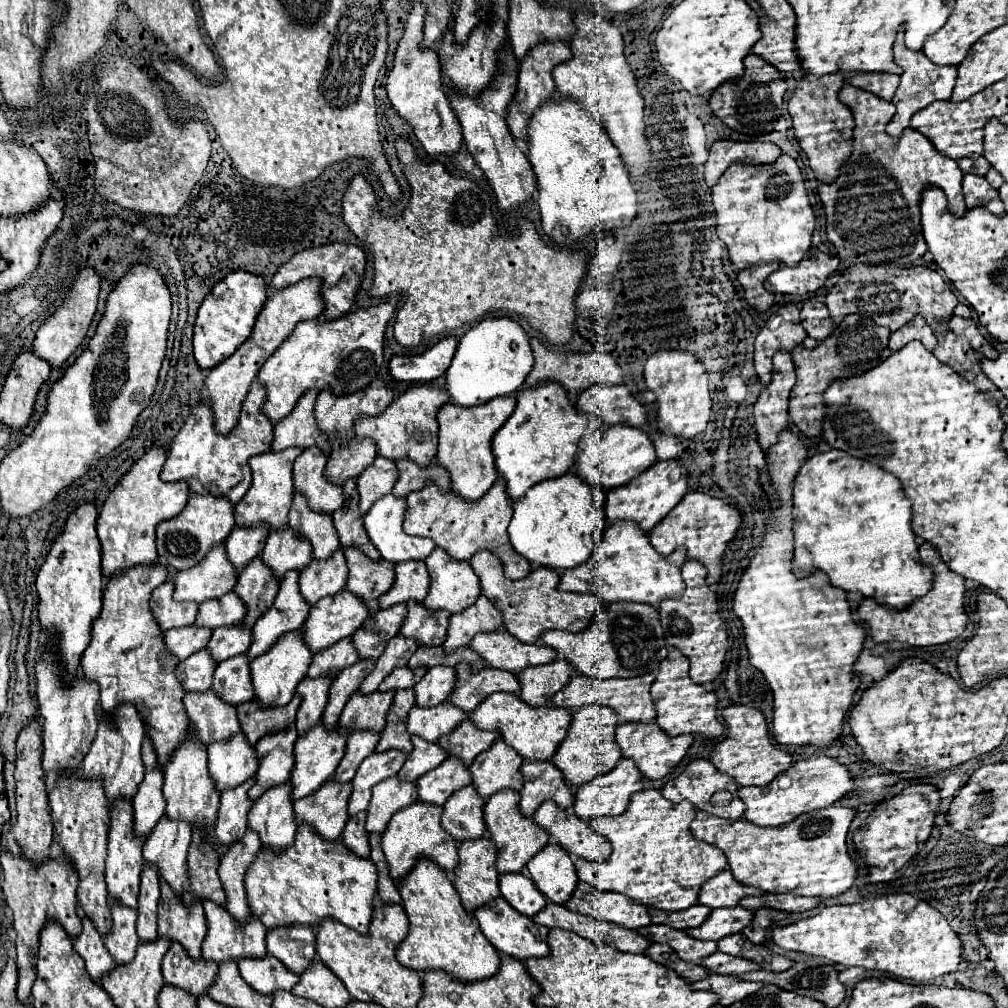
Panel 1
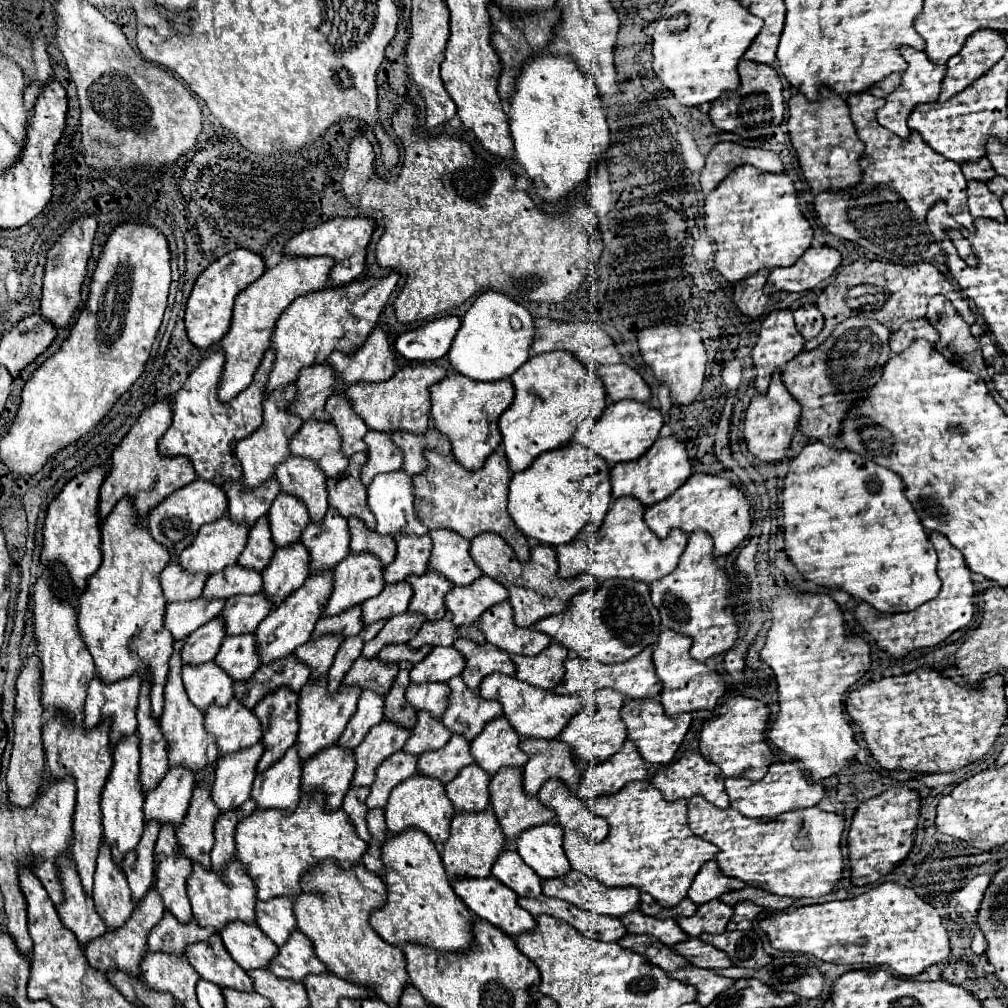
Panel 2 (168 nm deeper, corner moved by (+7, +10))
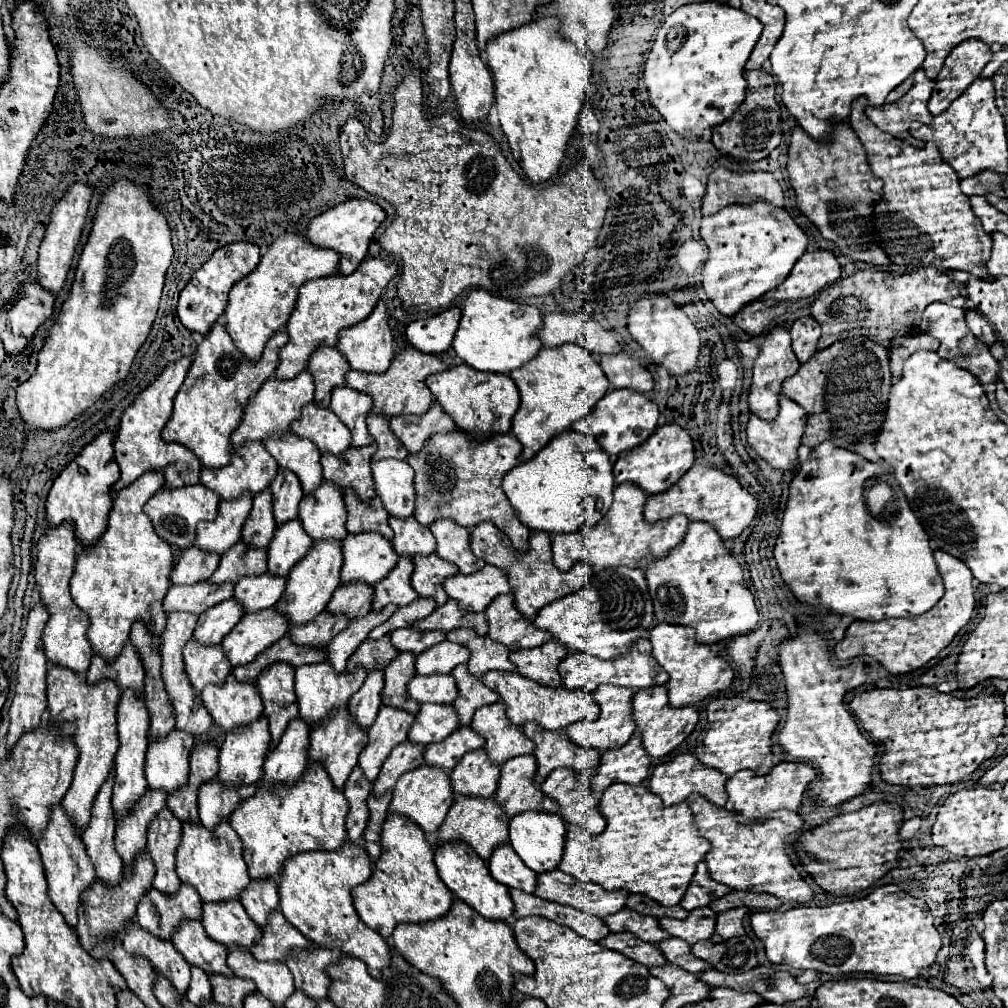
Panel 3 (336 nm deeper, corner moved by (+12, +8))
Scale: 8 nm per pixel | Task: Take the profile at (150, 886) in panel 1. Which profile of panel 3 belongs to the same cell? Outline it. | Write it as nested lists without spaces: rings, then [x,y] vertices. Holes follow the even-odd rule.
[[[146,790],[126,816],[116,820],[116,852],[124,860],[124,874],[130,876],[134,856],[146,848],[146,828],[150,820],[166,806],[166,792]]]

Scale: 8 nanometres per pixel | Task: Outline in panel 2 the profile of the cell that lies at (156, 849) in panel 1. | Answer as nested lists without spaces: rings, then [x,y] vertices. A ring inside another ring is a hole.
[[[169,770],[167,778],[159,784],[159,790],[151,790],[151,794],[145,796],[145,822],[157,822],[161,826],[171,824],[179,828],[187,816],[193,786],[193,774],[187,774],[187,770]]]

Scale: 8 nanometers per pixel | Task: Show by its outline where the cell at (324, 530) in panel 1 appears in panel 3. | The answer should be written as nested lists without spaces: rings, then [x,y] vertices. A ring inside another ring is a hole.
[[[286,432],[278,439],[268,438],[263,443],[282,468],[290,468],[300,478],[304,494],[318,488],[322,482],[320,450],[310,440]]]

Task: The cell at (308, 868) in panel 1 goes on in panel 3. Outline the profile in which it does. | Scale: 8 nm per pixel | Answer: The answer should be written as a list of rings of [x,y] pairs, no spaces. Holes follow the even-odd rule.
[[[308,764],[302,778],[294,784],[274,784],[272,788],[258,788],[252,798],[242,800],[230,816],[232,828],[238,832],[244,844],[244,860],[248,864],[250,878],[276,878],[280,874],[282,862],[304,850],[336,850],[346,842],[346,824],[344,818],[348,814],[348,802],[344,792],[338,790],[330,776],[326,774],[322,764]]]

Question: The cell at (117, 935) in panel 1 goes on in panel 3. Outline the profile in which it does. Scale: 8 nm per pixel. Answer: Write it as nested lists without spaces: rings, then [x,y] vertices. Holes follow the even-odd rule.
[[[114,766],[110,770],[110,776],[98,790],[90,810],[90,822],[82,830],[82,840],[94,862],[96,876],[104,880],[108,886],[118,884],[120,882],[118,878],[122,878],[122,858],[114,850],[116,818],[114,810],[110,808],[112,786],[114,786]]]

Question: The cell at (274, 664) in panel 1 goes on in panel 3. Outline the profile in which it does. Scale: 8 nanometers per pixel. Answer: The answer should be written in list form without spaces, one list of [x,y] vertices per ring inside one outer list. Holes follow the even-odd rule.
[[[316,540],[310,552],[306,552],[306,556],[302,558],[302,562],[294,564],[294,568],[290,570],[286,590],[276,604],[276,608],[288,616],[290,624],[310,622],[330,602],[330,596],[340,586],[340,580],[338,580],[338,572],[342,568],[342,546],[340,544],[342,544],[340,540]]]

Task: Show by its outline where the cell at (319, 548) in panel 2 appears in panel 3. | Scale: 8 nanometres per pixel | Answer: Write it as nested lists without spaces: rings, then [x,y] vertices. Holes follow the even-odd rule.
[[[322,480],[312,494],[306,494],[298,516],[314,540],[344,540],[348,534],[344,492],[334,482]]]

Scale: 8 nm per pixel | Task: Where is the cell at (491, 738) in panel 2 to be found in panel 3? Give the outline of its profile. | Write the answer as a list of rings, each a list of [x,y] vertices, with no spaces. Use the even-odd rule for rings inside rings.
[[[502,700],[478,708],[470,726],[486,738],[486,752],[494,764],[504,764],[514,756],[532,754],[534,750],[534,742],[508,720]]]

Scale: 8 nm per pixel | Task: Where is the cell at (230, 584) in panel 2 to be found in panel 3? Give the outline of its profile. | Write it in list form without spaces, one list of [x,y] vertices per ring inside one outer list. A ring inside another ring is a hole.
[[[242,538],[220,558],[216,572],[212,574],[210,582],[224,584],[224,582],[238,582],[242,576],[256,576],[268,570],[268,552],[264,548],[248,548]]]

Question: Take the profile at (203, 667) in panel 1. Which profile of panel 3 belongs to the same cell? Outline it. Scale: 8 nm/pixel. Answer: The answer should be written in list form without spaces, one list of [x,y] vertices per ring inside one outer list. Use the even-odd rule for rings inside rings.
[[[224,600],[198,616],[194,638],[202,644],[218,644],[244,616],[238,600]]]

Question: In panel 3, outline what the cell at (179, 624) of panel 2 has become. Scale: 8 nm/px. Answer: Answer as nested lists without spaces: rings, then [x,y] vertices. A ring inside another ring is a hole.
[[[208,580],[196,582],[196,584],[172,584],[166,598],[164,598],[164,610],[168,612],[190,612],[190,614],[202,614],[210,606],[228,600],[234,596],[234,584],[212,584]]]

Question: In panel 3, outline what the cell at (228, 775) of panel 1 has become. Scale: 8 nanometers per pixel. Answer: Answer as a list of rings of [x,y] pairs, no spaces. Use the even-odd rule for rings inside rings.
[[[232,674],[222,686],[208,684],[200,696],[210,716],[224,732],[236,726],[248,726],[262,716],[262,700],[256,684],[242,684]]]

